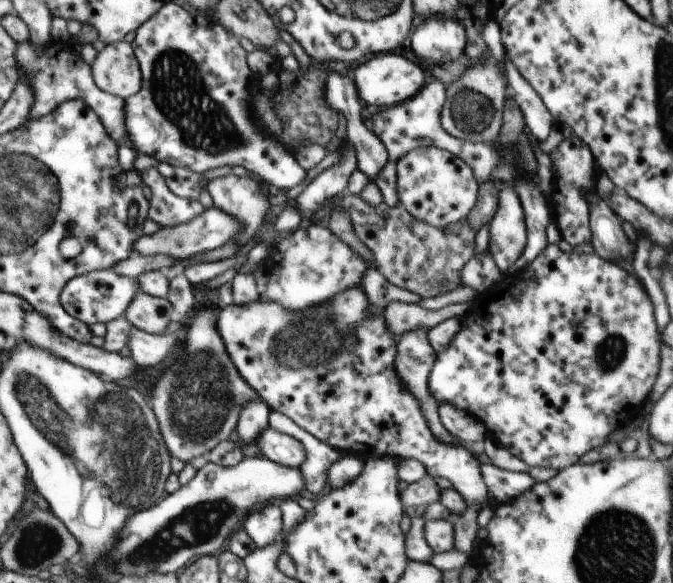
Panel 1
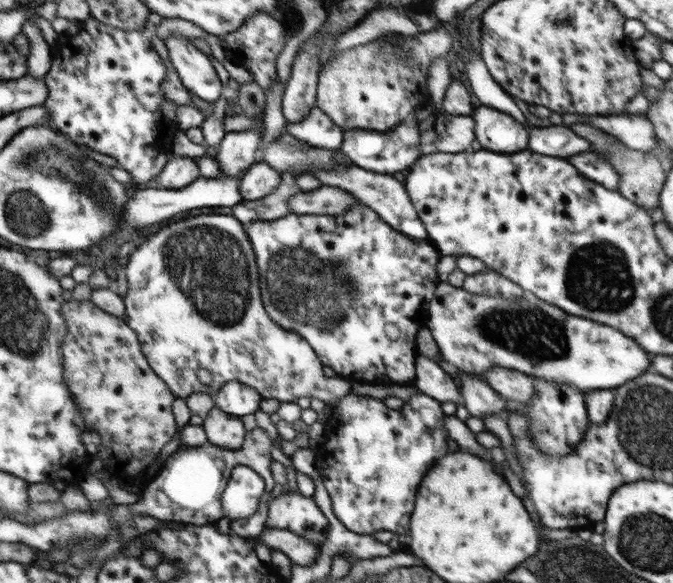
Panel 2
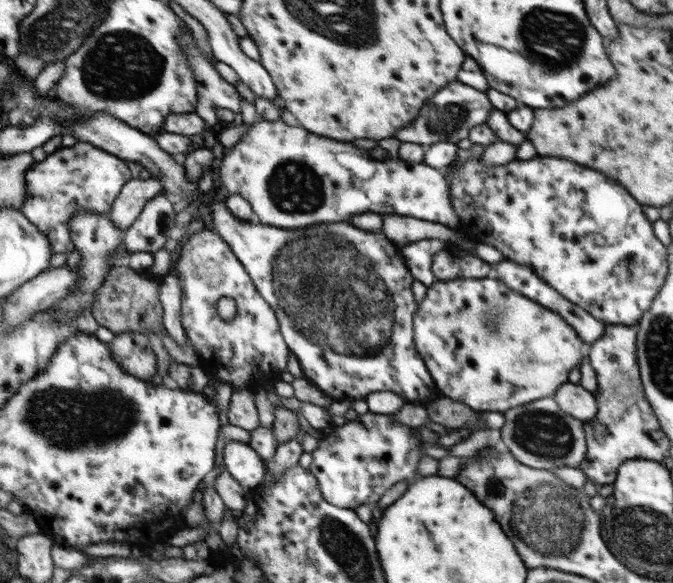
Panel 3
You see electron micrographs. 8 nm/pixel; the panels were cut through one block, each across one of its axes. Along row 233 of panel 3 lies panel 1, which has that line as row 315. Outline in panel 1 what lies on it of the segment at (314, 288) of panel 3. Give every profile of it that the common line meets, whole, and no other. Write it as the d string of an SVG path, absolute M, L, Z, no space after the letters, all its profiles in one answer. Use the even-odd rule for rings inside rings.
M360 286L338 294L330 303L325 303L322 306L304 311L288 311L282 309L276 302L262 303L260 300L246 305L230 305L218 310L217 332L223 341L228 357L231 359L236 370L238 370L240 376L242 376L242 379L271 410L288 416L299 428L306 430L306 432L312 434L312 436L318 438L321 442L340 450L340 452L343 451L346 454L354 455L362 462L384 456L391 457L394 460L418 460L424 464L427 475L430 477L434 479L440 477L449 480L450 484L452 484L452 489L462 496L468 507L472 506L482 509L486 504L490 504L490 495L479 470L480 462L460 442L454 447L441 444L434 439L426 422L423 420L418 402L410 395L410 392L405 390L405 387L395 374L394 360L397 354L397 348L395 346L397 338L393 336L393 333L387 332L387 327L383 320L383 312L378 315L368 313L368 304L365 293Z

